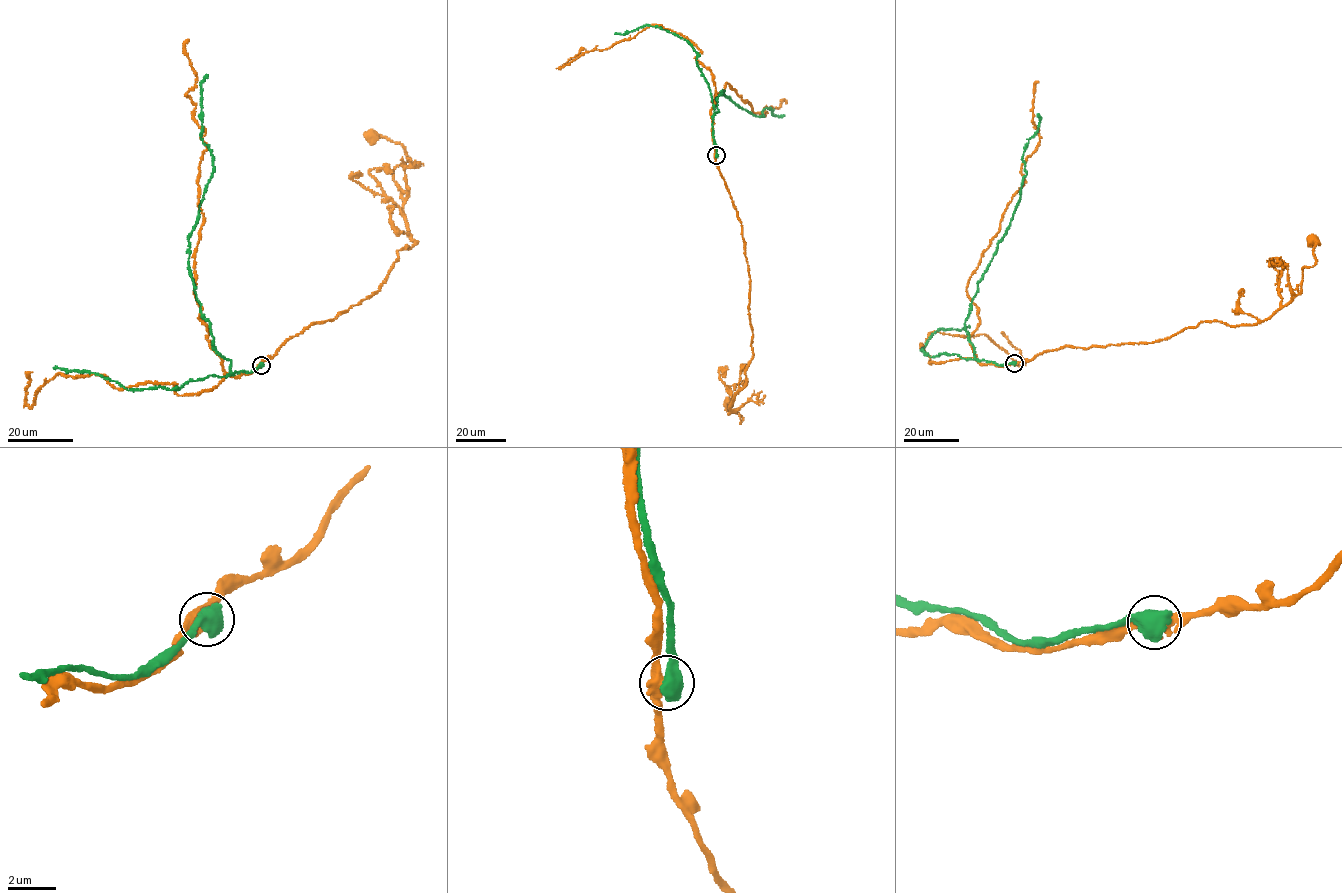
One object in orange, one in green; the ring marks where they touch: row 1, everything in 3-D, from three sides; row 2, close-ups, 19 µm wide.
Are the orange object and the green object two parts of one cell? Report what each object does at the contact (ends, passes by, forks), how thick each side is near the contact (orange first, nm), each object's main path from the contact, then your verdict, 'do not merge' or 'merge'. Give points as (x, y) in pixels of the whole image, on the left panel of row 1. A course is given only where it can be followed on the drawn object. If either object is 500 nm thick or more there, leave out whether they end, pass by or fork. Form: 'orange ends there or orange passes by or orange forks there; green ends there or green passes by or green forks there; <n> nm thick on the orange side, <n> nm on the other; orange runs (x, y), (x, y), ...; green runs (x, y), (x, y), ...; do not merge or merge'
360 nm thick on the orange side, 850 nm on the other; orange runs (260, 365), (312, 324), (376, 292), (397, 251), (417, 243), (393, 176), (405, 148), (372, 136); green runs (261, 365), (232, 373), (214, 349), (188, 262), (212, 176), (201, 138), (206, 75); do not merge

